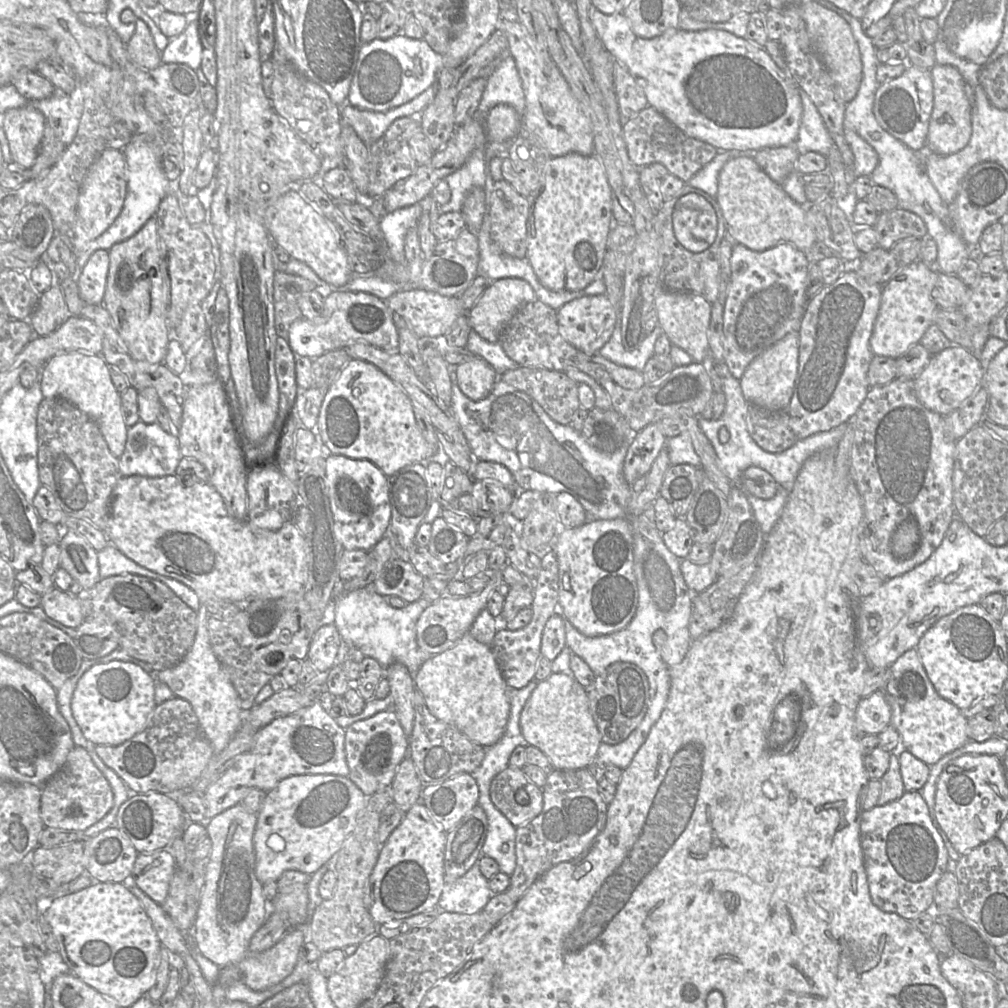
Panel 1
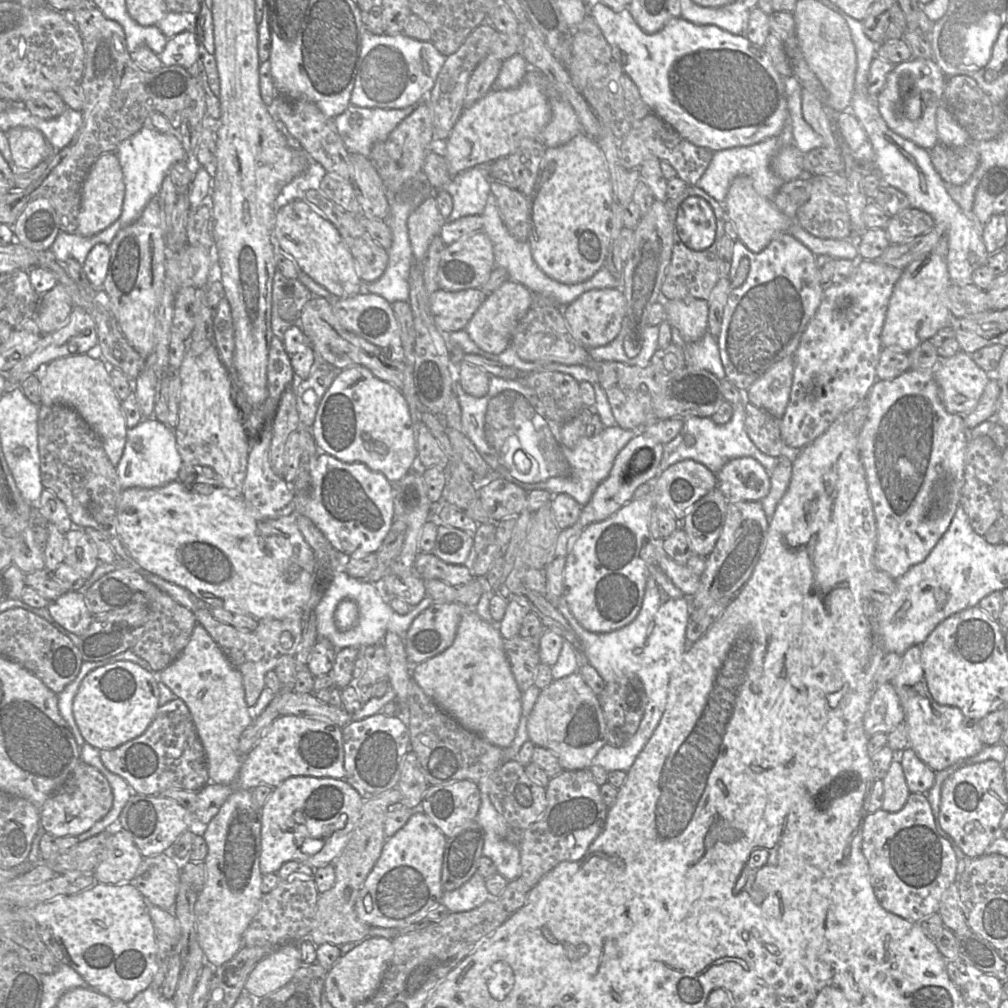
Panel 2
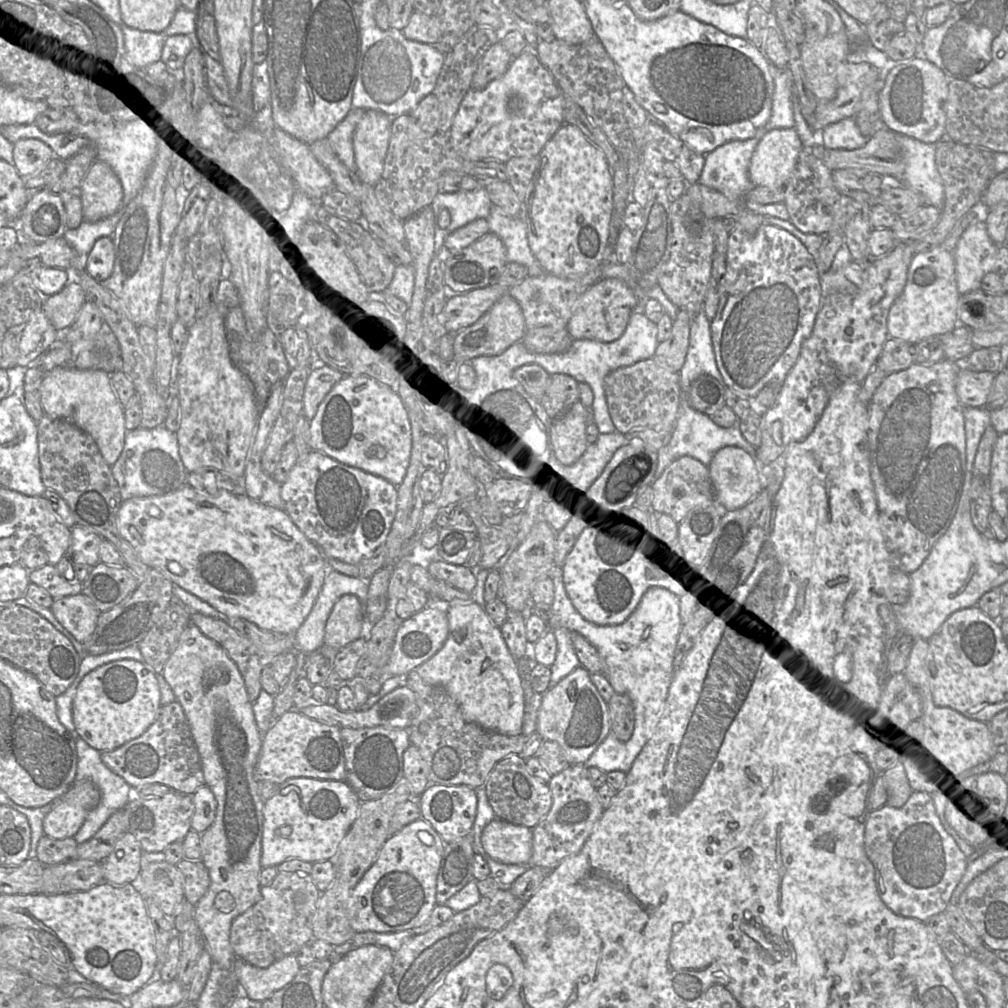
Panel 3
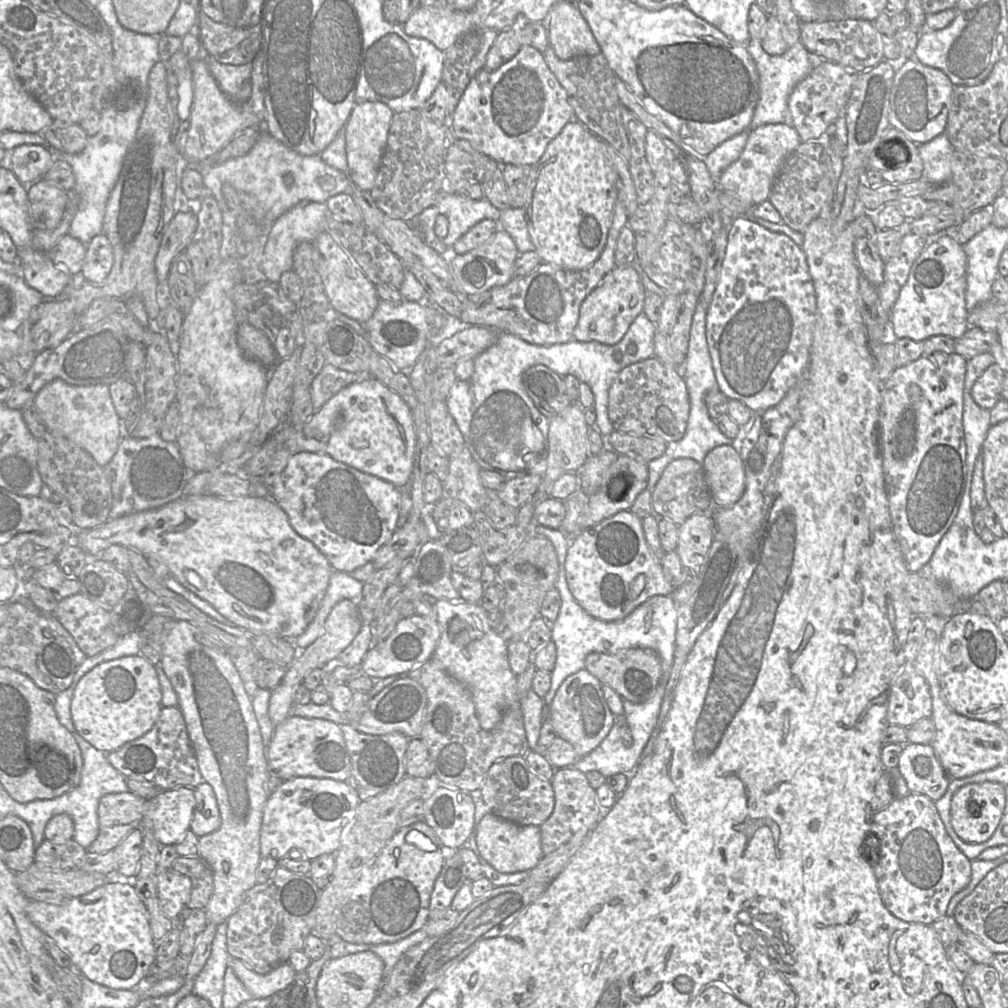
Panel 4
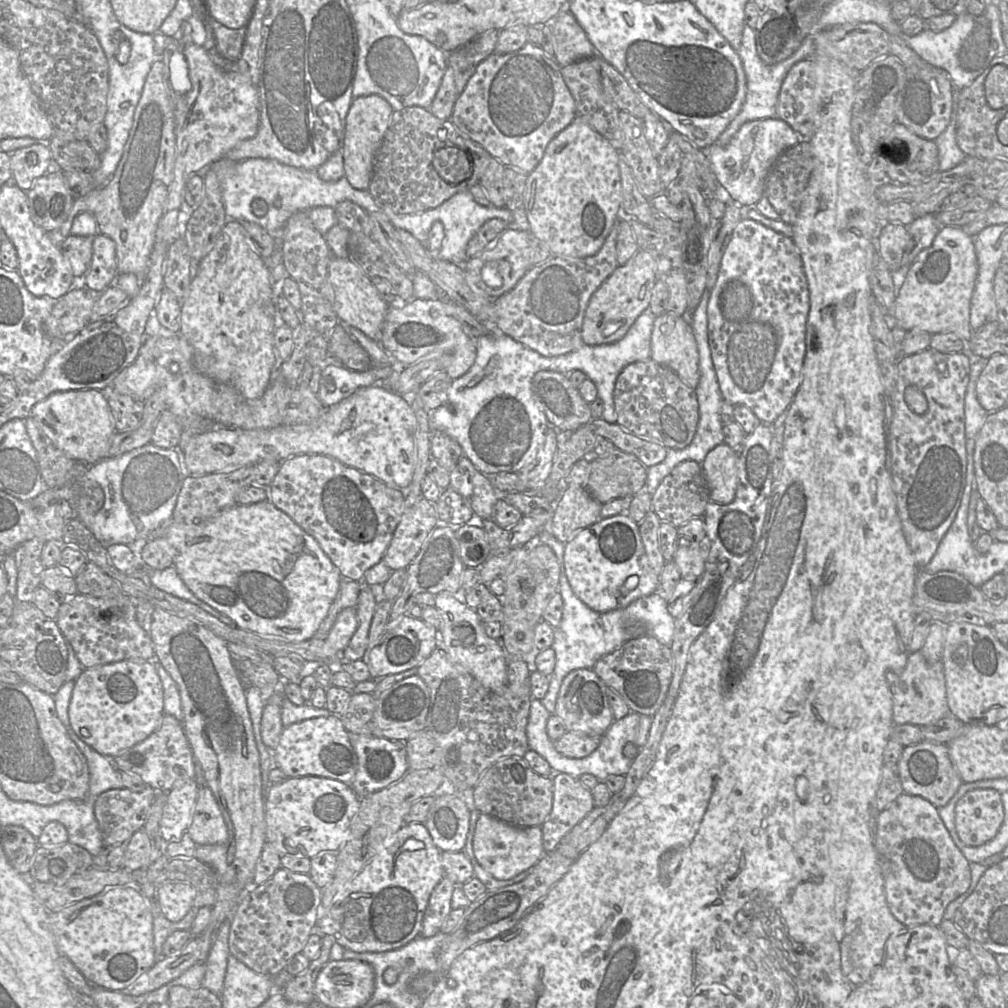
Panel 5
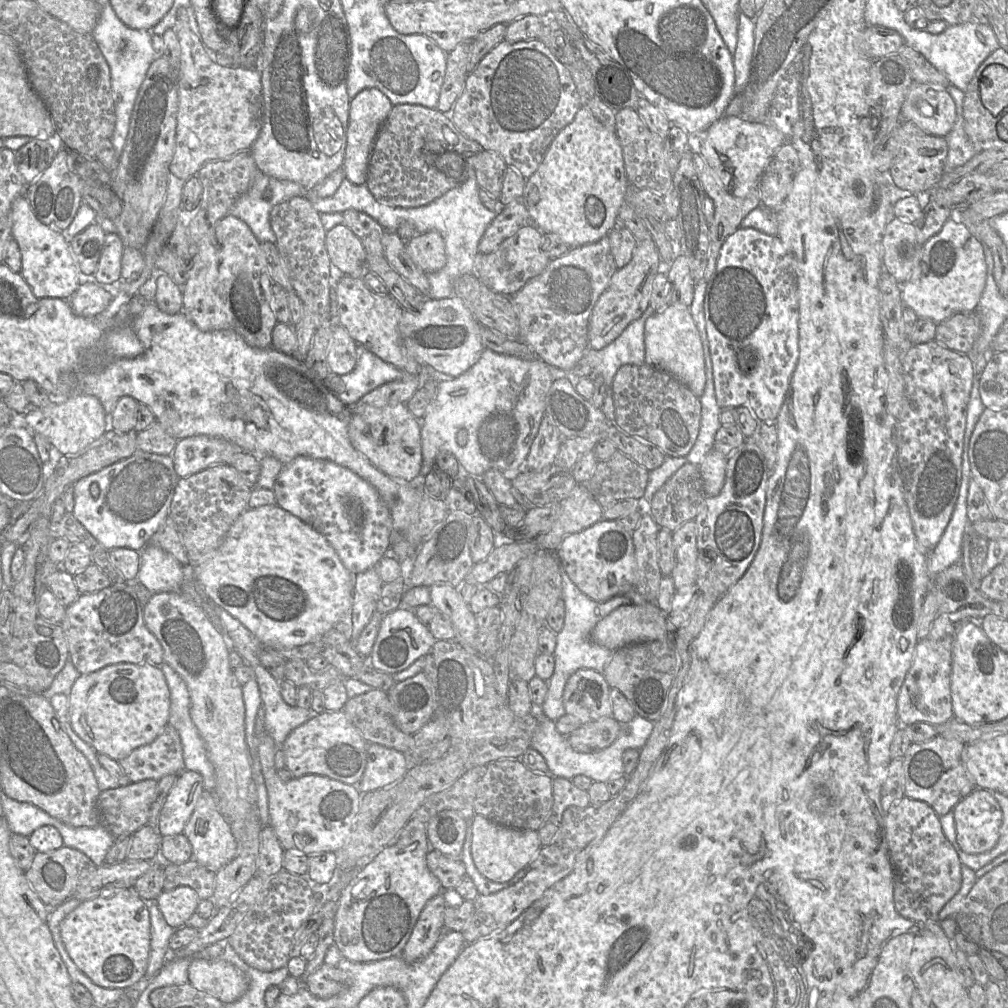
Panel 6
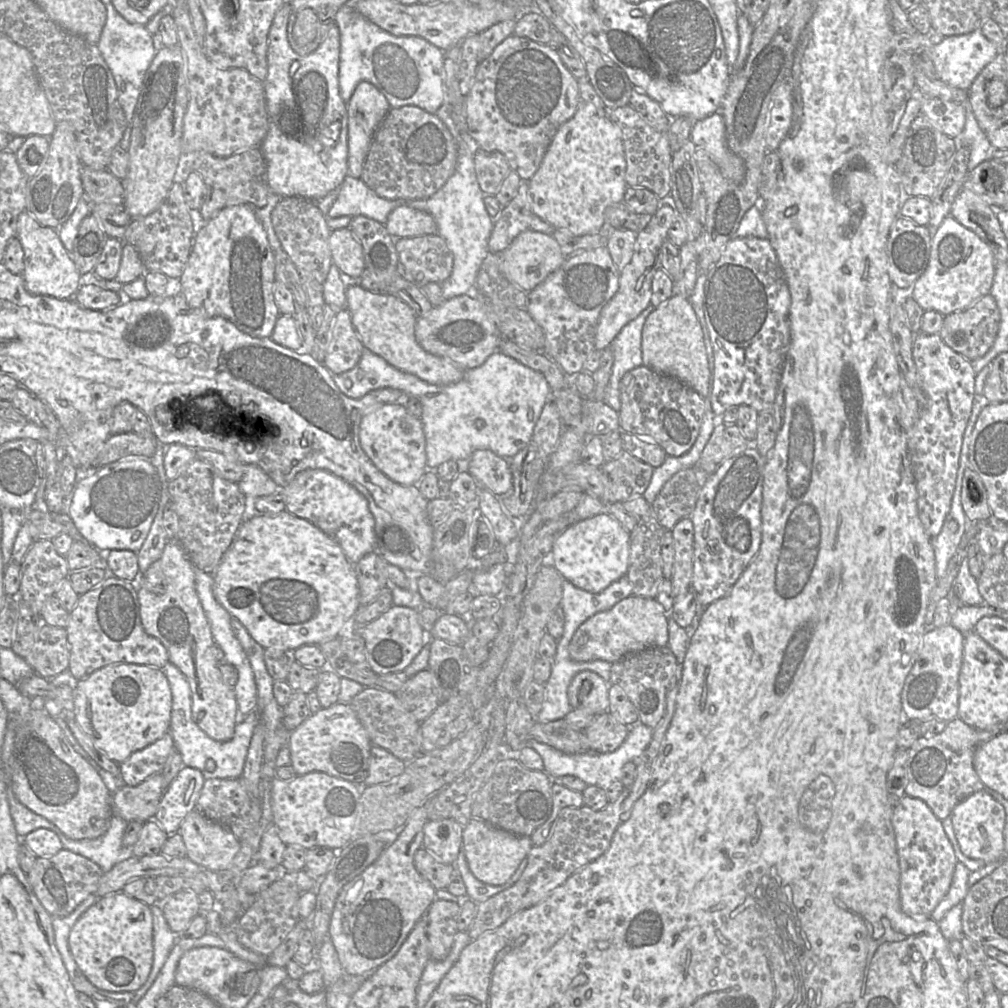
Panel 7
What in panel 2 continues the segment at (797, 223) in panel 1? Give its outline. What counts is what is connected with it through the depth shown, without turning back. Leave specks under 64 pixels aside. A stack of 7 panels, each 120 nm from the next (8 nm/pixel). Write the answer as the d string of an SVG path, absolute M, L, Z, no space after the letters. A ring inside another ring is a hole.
M746 175L733 179L722 204L726 214L736 226L738 239L754 253L763 251L773 239L787 233L795 222L779 211L772 202L759 195L754 189L752 179Z

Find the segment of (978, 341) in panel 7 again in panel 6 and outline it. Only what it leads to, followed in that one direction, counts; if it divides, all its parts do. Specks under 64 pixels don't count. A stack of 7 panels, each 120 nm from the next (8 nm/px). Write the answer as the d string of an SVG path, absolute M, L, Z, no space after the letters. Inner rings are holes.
M978 312L958 313L937 325L935 340L952 351L968 354L981 334Z

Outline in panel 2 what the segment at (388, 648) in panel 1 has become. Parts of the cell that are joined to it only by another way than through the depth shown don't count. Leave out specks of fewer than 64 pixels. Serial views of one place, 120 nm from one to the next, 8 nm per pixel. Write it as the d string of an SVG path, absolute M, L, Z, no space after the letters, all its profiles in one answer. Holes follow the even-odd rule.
M338 572L315 609L317 634L319 638L328 639L337 650L346 647L362 649L366 646L383 644L385 635L388 632L396 633L405 643L408 629L414 619L433 603L435 601L430 596L426 596L418 605L411 607L407 614L401 615L396 613L389 603L384 601L374 583L353 578L346 572ZM344 599L352 600L357 604L359 617L353 628L340 632L334 624L333 616L337 605Z

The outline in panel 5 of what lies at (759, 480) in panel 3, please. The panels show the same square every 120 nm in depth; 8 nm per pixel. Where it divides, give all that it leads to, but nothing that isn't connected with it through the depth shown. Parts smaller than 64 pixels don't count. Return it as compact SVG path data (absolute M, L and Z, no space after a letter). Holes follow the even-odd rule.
M726 443L719 444L701 463L710 501L731 503L737 489L737 450Z

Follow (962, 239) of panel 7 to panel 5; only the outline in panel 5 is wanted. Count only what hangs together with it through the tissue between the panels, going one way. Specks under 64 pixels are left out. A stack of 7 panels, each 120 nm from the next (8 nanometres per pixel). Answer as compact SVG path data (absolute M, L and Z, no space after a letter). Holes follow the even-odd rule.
M941 227L932 245L910 266L896 299L892 318L906 331L918 328L931 335L953 333L967 342L972 336L970 305L978 275L974 238L959 227Z

